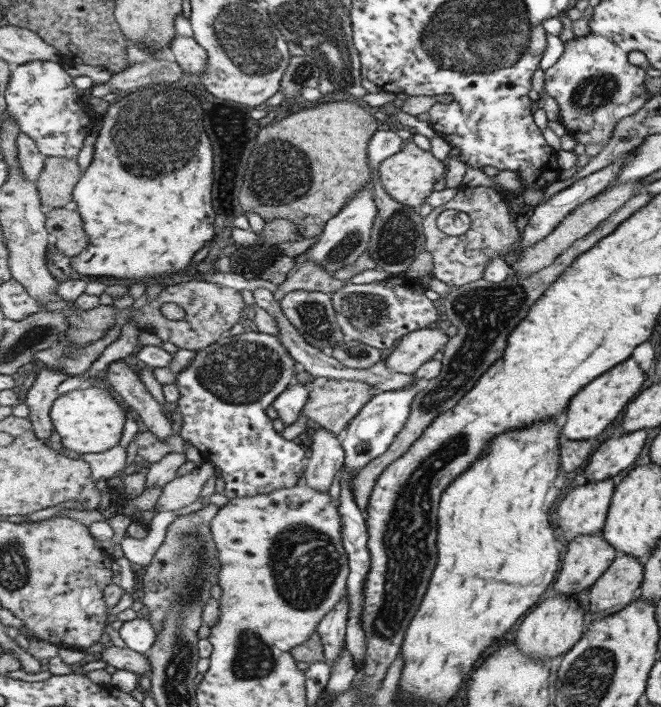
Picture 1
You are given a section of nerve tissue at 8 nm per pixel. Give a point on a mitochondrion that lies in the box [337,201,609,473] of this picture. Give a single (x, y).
(485, 312)

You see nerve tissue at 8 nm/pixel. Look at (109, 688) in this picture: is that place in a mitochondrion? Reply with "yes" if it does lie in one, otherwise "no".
no

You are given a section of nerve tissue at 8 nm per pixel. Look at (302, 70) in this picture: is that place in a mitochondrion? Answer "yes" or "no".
yes

